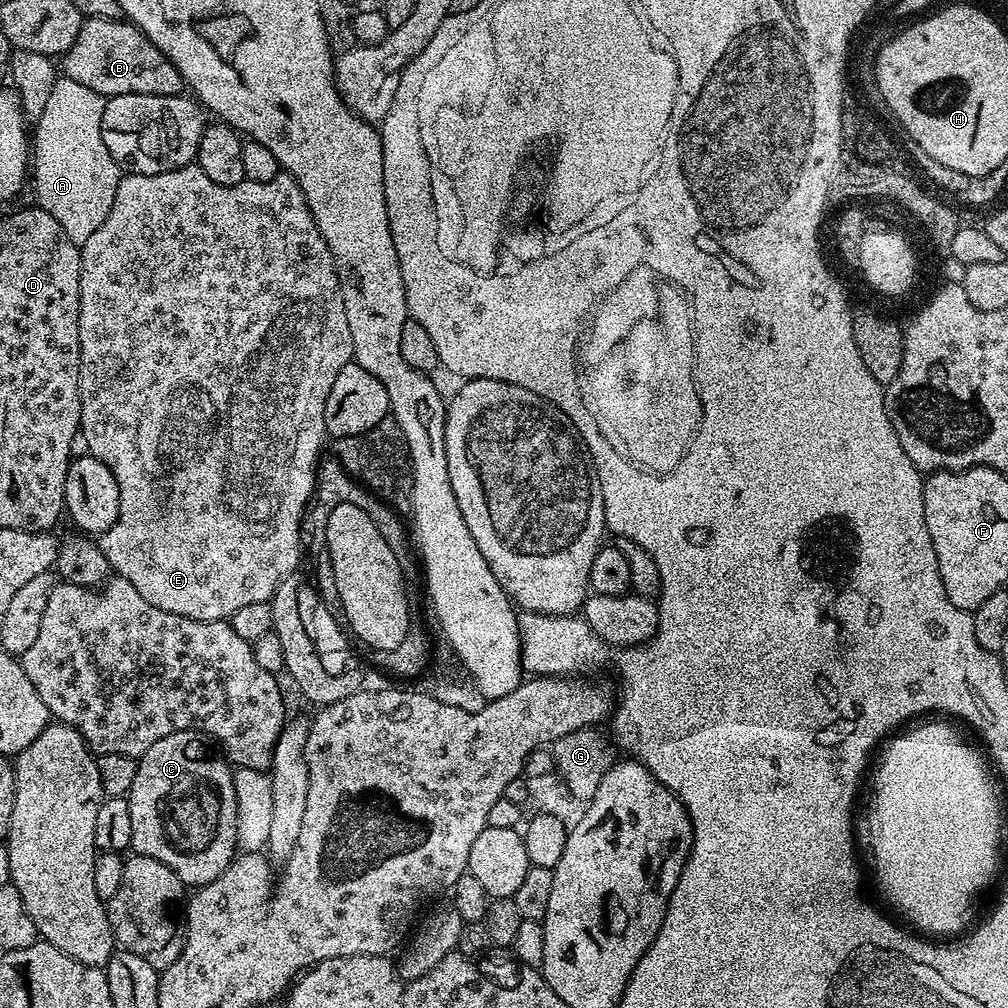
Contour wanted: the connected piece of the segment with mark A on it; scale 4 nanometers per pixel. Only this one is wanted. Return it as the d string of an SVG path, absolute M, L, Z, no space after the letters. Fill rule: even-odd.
M63 78L57 79L54 90L50 90L50 99L46 101L46 110L42 110L42 114L34 122L34 135L30 140L30 172L33 177L36 175L35 203L39 207L45 208L50 214L54 214L58 226L62 226L62 230L66 230L66 238L70 238L70 242L74 242L77 246L82 246L86 242L86 238L90 238L90 234L94 234L94 230L98 230L98 226L102 226L102 222L106 222L106 214L110 214L110 210L114 206L114 194L118 194L118 182L122 175L120 165L110 154L110 150L106 150L106 142L102 142L100 127L102 126L104 101L105 97L98 95L94 90L90 90L90 86L82 86L82 82L74 82Z

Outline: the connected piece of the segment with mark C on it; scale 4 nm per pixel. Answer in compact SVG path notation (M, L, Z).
M175 732L158 738L158 742L139 757L134 784L126 797L130 806L131 851L138 856L158 858L158 862L170 866L186 886L209 884L226 871L238 852L234 772L229 761L219 751L212 752L211 747L203 732Z

